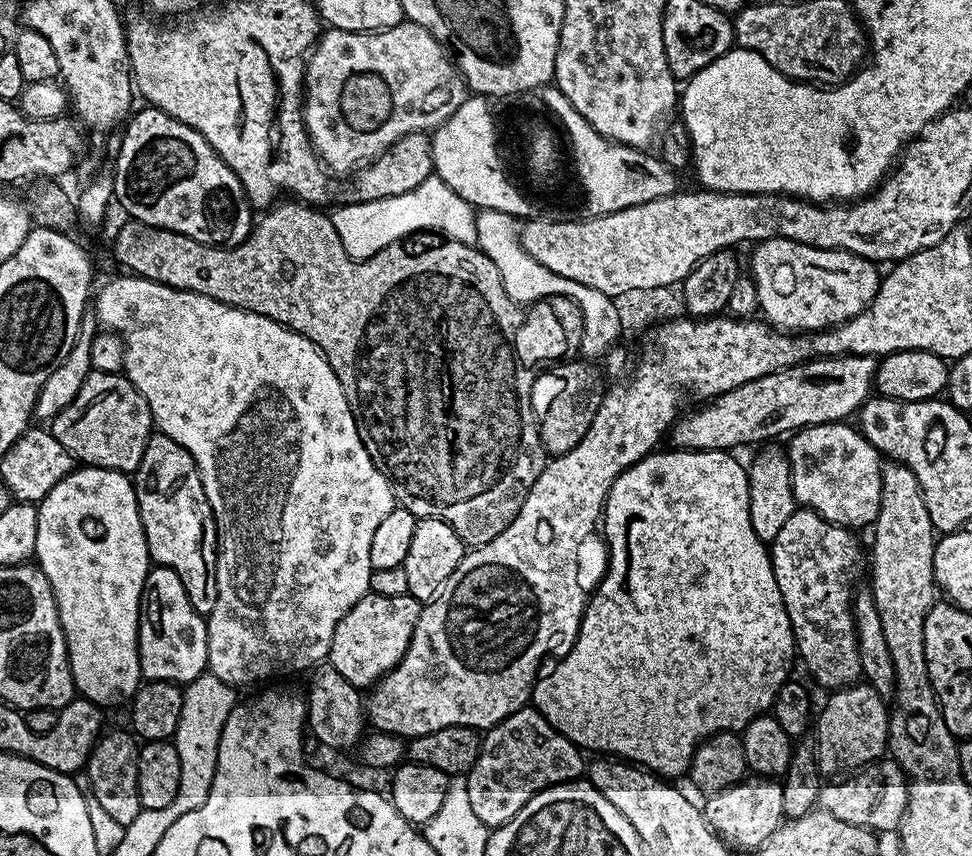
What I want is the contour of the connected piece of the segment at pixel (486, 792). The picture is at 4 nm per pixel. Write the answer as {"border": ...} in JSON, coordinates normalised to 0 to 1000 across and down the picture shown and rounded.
{"border":[[[540,825],[497,856],[492,890],[479,903],[484,943],[502,968],[515,967],[549,928],[573,916],[596,912],[603,902],[602,880],[566,848],[550,826]]]}

